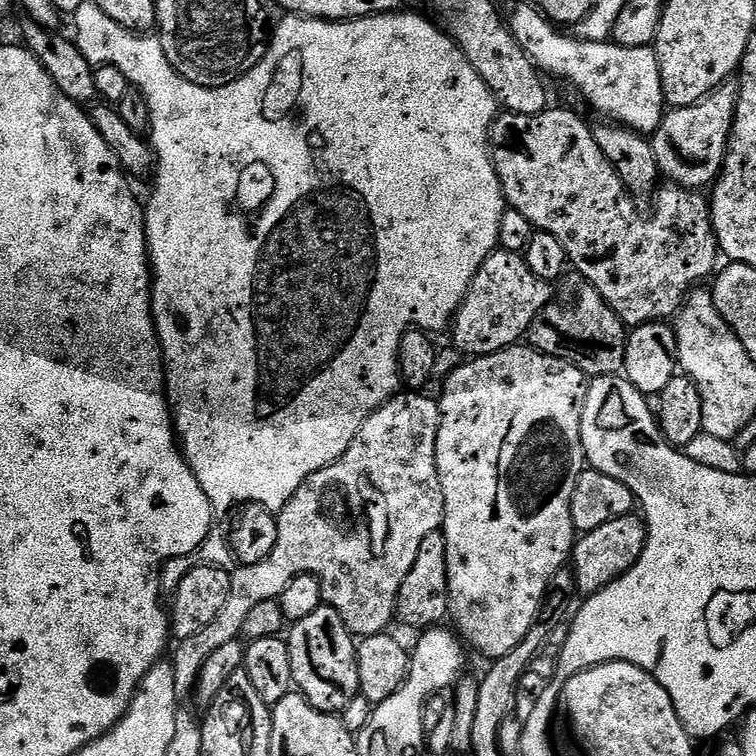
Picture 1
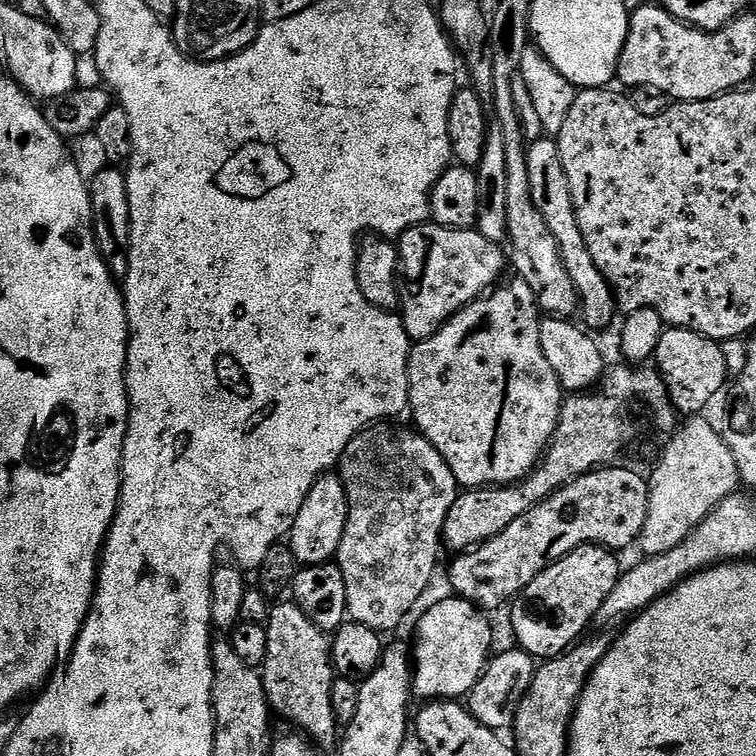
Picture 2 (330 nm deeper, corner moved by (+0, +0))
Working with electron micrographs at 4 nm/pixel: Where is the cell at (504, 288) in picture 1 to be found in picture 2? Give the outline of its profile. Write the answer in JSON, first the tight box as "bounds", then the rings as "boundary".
{"bounds":[398,222,506,342],"boundary":[[[435,222],[416,224],[398,237],[400,267],[398,269],[398,287],[400,289],[400,307],[398,315],[404,324],[406,334],[414,342],[434,335],[455,312],[480,299],[501,283],[500,275],[506,268],[506,252],[501,245],[482,238],[475,228],[447,228]]]}

